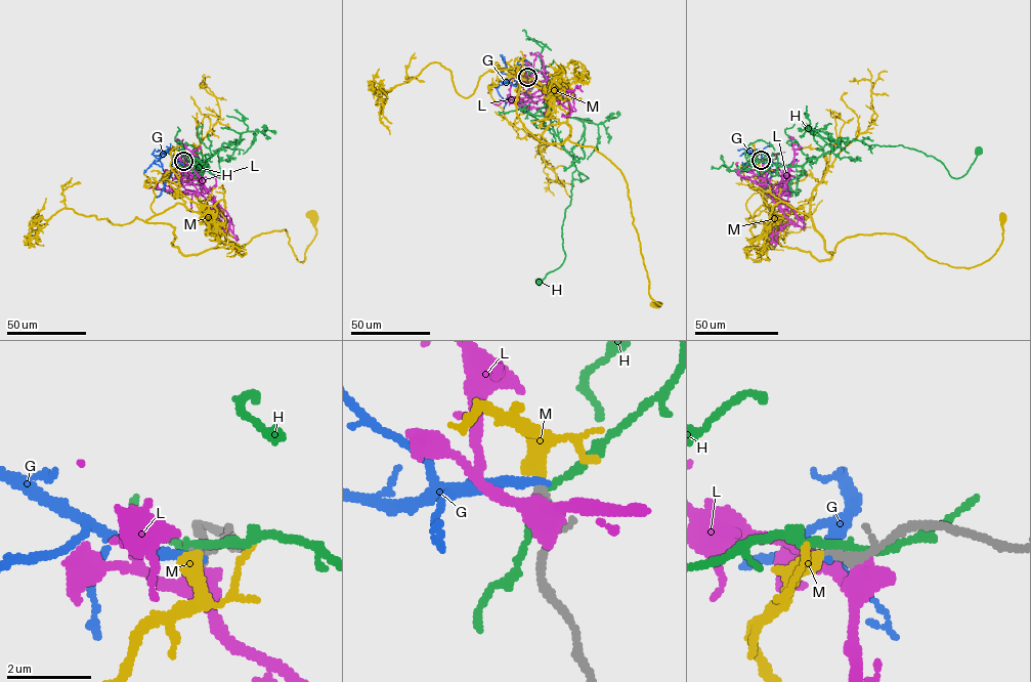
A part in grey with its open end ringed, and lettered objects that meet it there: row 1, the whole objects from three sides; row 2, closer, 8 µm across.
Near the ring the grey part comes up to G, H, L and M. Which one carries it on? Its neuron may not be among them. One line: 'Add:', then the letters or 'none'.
Add: M

